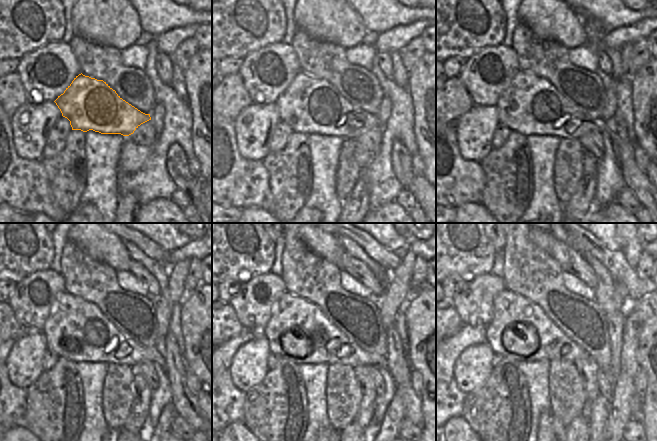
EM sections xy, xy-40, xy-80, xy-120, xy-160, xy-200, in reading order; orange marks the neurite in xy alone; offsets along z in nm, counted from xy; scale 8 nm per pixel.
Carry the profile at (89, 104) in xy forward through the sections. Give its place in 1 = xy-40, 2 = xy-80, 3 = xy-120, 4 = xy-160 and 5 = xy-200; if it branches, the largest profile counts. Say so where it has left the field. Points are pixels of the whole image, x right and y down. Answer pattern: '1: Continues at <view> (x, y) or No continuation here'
1: Continues at xy-40 (309, 105)
2: Continues at xy-80 (530, 105)
3: Continues at xy-120 (71, 316)
4: Continues at xy-160 (330, 345)
5: Continues at xy-200 (509, 307).

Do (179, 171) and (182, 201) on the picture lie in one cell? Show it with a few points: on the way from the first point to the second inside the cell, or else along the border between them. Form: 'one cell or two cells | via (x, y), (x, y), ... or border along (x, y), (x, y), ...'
two cells | border along (178, 189), (184, 190), (192, 203)

